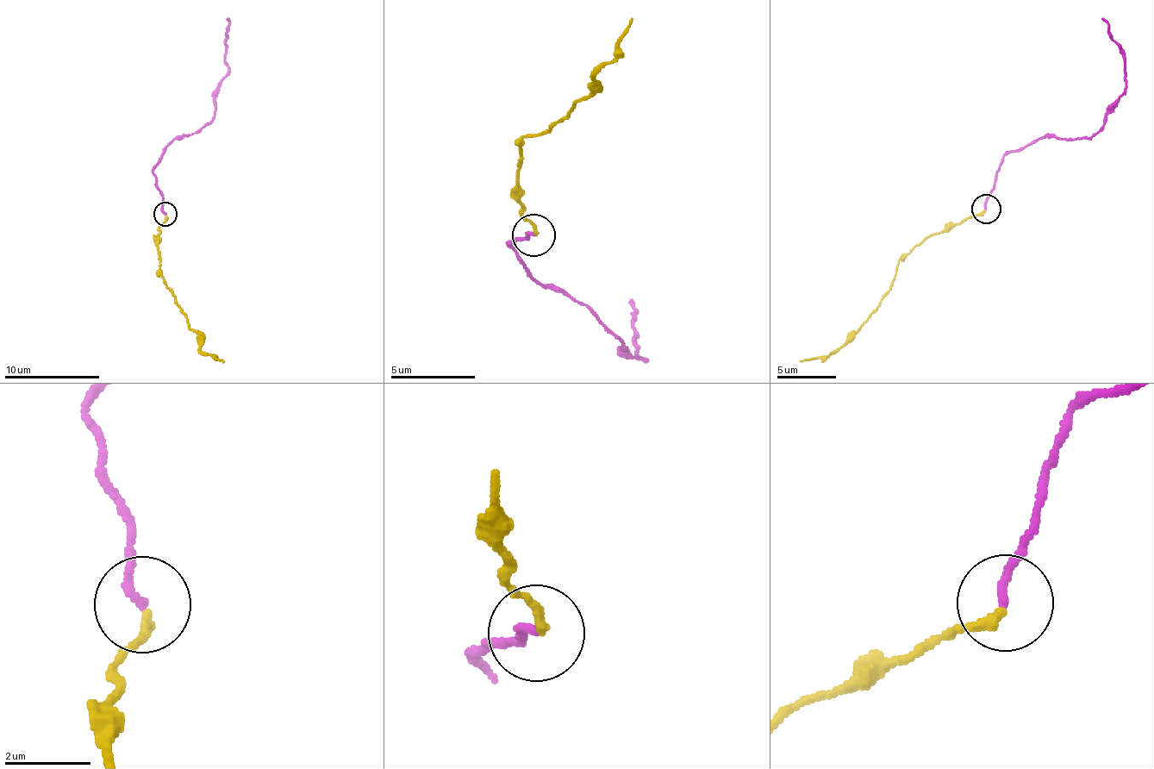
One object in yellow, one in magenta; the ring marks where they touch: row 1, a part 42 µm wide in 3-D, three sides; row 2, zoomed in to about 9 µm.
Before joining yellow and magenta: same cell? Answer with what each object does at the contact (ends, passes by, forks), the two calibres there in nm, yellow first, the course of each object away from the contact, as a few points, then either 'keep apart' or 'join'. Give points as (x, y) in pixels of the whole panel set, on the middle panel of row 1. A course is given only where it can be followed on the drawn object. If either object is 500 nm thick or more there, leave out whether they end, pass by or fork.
yellow ends there; magenta ends there; 220 nm thick on the yellow side, 190 nm on the other; yellow runs (534, 234), (520, 204), (517, 168), (520, 141), (569, 112), (633, 19); magenta runs (534, 234), (507, 244), (545, 285), (579, 299), (624, 342), (624, 346), (643, 360), (633, 344), (629, 298); join

